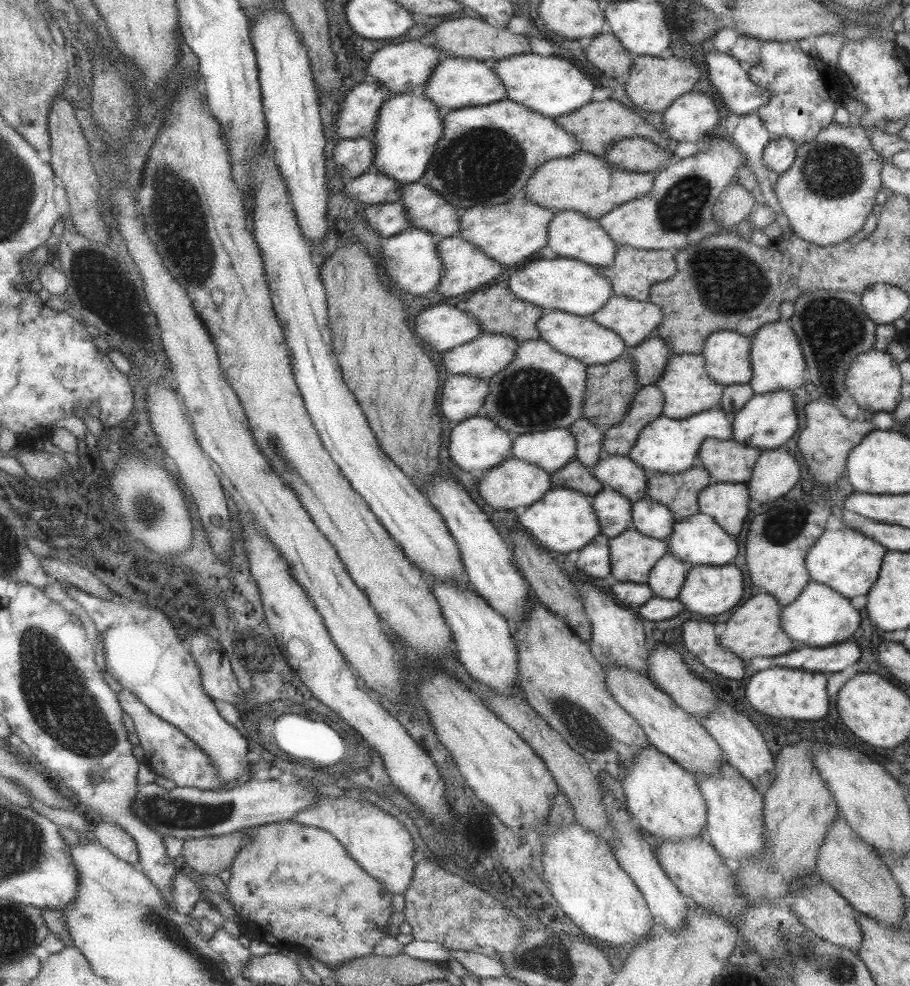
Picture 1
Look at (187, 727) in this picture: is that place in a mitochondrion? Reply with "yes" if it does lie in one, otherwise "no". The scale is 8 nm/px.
no

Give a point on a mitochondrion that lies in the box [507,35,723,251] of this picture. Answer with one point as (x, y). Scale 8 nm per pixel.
(681, 209)

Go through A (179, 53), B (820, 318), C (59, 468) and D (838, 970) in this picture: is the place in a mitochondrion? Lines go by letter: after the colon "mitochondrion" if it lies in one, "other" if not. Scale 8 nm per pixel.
A: other
B: mitochondrion
C: other
D: mitochondrion

